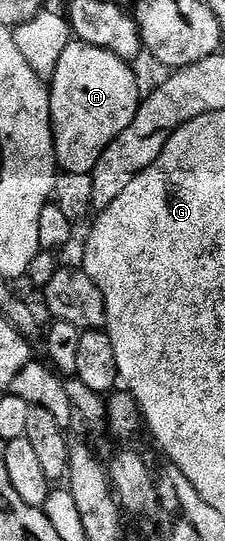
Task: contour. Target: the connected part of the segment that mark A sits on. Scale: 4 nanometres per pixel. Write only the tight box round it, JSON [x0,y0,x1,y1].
[49,41,141,175]

